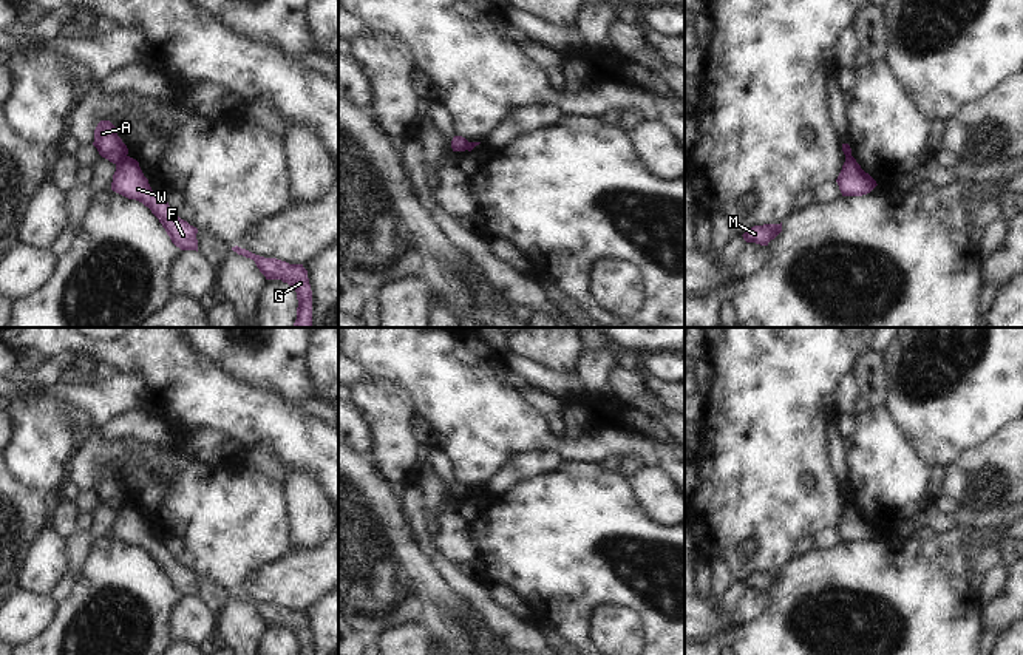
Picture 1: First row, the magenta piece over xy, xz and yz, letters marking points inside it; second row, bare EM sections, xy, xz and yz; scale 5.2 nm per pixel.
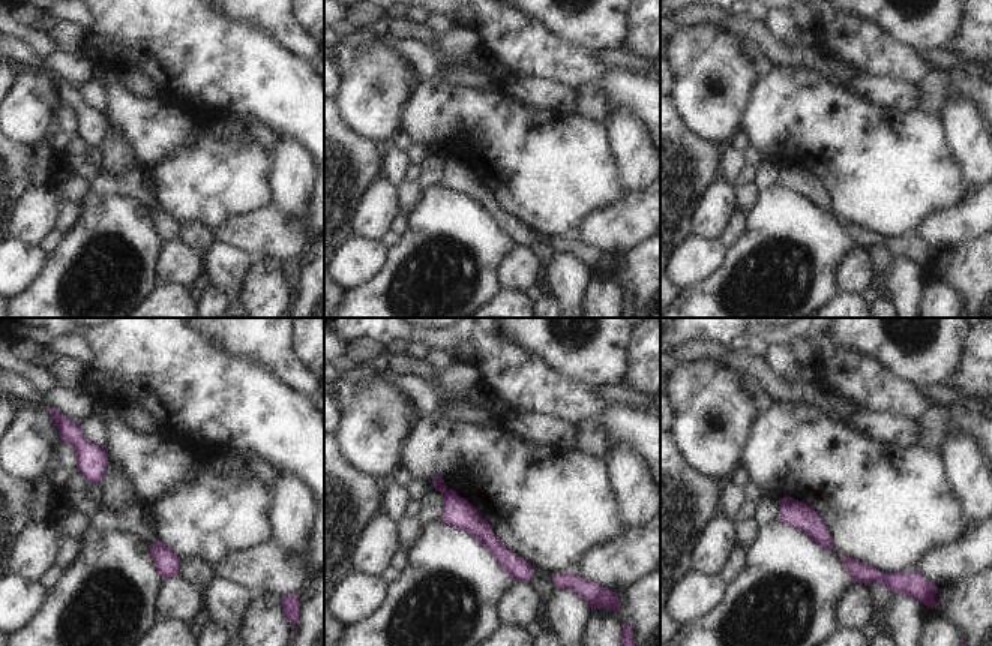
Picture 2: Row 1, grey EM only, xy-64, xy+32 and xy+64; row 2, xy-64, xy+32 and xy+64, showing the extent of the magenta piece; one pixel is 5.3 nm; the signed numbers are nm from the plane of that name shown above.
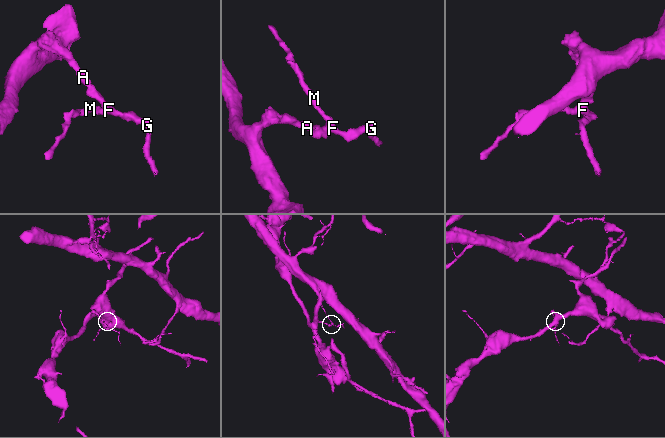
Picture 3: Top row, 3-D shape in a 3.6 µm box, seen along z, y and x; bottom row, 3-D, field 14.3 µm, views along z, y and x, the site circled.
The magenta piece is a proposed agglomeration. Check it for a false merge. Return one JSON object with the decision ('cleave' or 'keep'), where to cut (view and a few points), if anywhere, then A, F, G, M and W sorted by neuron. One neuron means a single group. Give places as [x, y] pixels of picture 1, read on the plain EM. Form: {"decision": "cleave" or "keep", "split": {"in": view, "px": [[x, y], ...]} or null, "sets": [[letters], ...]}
{"decision": "cleave", "split": {"in": "xy", "px": [[125, 501], [116, 512]]}, "sets": [["A"], ["F", "G", "M", "W"]]}

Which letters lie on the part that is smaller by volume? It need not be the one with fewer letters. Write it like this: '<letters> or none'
F, G, M, W

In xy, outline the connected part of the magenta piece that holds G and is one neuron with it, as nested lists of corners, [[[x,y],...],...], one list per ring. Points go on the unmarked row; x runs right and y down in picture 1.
[[[238,592],[232,593],[232,596],[253,606],[266,626],[281,626],[283,629],[292,632],[297,638],[297,655],[312,655],[312,636],[308,616],[303,613],[303,610],[289,610],[277,604],[264,604]]]

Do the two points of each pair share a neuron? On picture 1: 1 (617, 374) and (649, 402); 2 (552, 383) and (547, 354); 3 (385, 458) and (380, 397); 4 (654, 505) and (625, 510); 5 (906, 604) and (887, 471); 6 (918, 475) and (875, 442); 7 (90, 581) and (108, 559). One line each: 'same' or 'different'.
1: same
2: different
3: same
4: different
5: different
6: same
7: same

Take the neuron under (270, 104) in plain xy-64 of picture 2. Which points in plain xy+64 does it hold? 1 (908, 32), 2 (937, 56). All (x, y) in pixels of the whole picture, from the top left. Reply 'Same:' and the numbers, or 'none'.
Same: none

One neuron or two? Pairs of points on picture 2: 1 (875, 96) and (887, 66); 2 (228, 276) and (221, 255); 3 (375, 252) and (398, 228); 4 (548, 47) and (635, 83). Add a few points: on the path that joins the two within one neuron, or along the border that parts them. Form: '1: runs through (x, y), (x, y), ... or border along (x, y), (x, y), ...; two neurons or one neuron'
1: border along (868, 75), (899, 78), (916, 84); two neurons
2: runs through (228, 272), (221, 260); one neuron
3: border along (378, 242), (387, 249); two neurons
4: runs through (569, 65), (590, 69), (614, 83); one neuron

